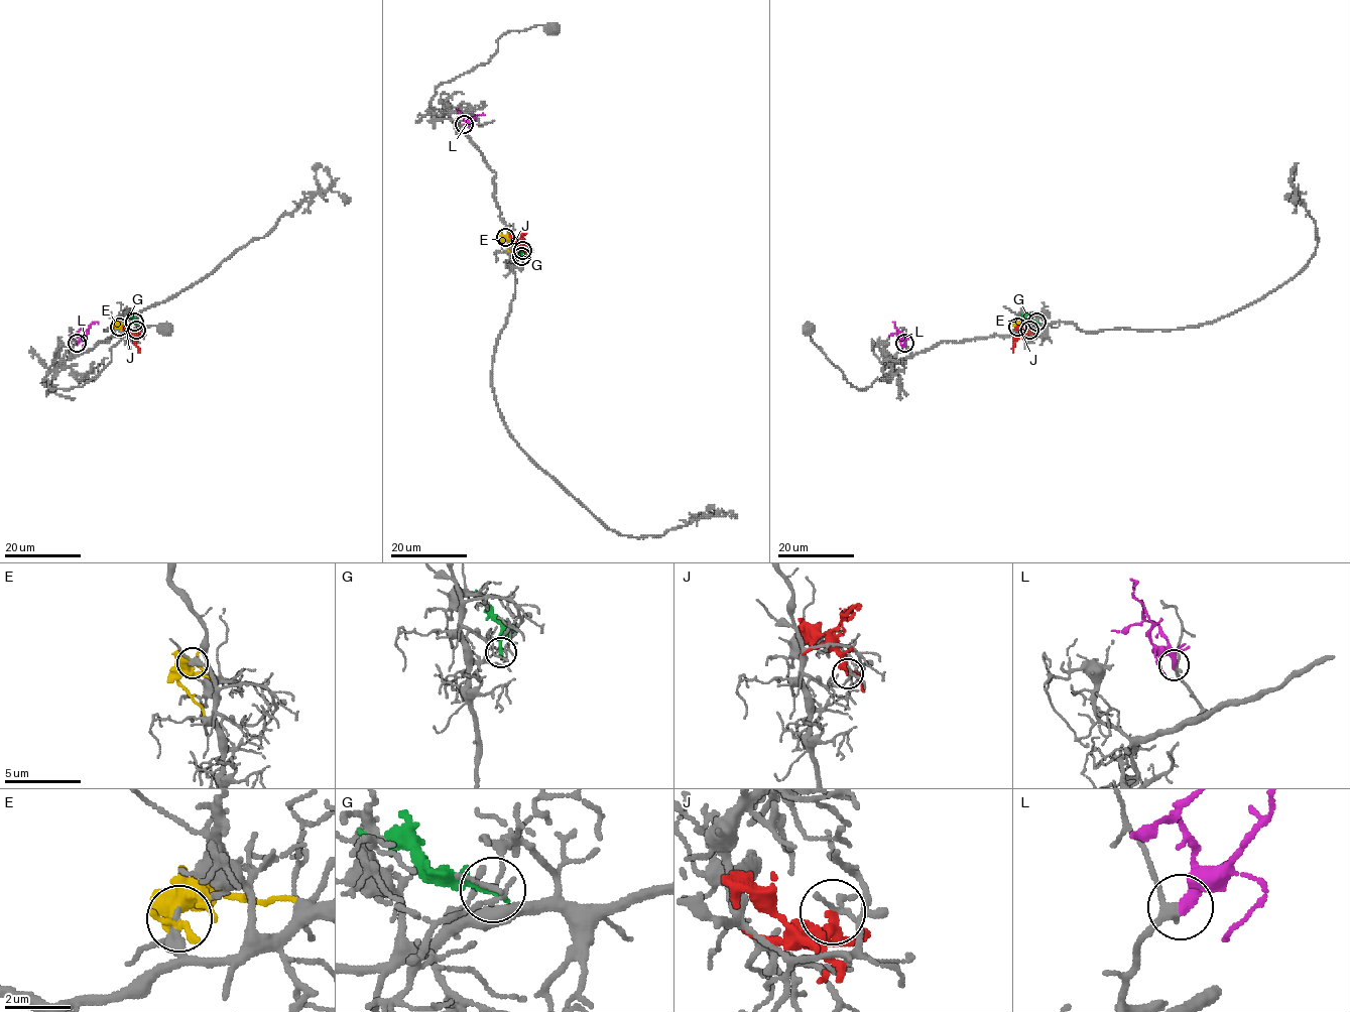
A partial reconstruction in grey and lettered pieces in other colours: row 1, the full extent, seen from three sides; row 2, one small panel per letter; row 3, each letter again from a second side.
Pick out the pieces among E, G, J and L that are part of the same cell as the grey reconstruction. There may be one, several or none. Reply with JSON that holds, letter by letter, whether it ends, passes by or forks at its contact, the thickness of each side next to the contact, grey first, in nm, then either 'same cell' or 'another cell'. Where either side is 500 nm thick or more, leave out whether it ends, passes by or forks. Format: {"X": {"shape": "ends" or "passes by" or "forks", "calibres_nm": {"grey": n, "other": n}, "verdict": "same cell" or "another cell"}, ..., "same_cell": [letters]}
{"E": {"shape": "passes by", "calibres_nm": {"grey": 260, "other": 440}, "verdict": "another cell"}, "G": {"shape": "ends", "calibres_nm": {"grey": 80, "other": 240}, "verdict": "another cell"}, "J": {"shape": "passes by", "calibres_nm": {"grey": 100, "other": 220}, "verdict": "another cell"}, "L": {"shape": "ends", "calibres_nm": {"grey": 240, "other": 380}, "verdict": "same cell"}, "same_cell": ["L"]}

